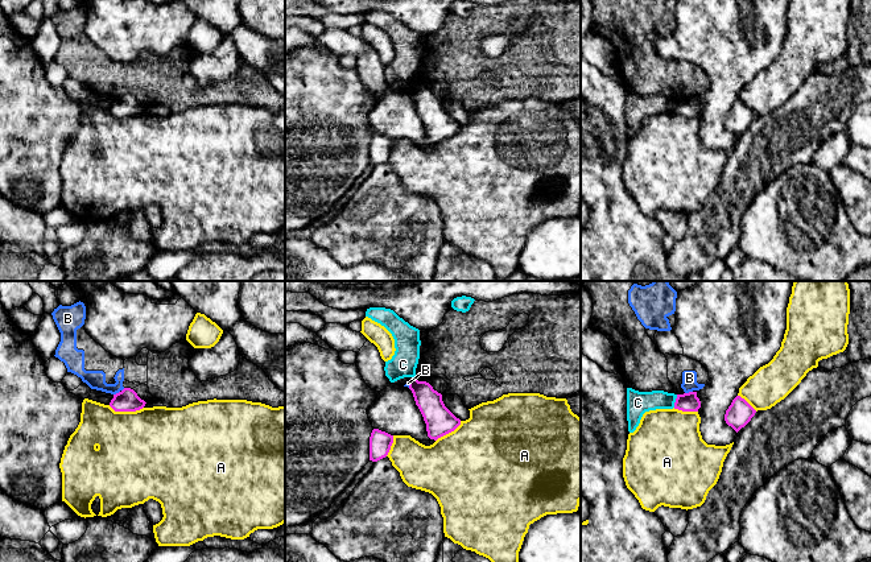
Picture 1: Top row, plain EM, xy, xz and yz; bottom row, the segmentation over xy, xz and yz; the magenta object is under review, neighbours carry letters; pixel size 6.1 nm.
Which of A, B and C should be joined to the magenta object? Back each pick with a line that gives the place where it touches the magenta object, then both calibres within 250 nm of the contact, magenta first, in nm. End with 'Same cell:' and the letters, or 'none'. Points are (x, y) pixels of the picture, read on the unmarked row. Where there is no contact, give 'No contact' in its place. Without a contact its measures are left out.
Same cell: none

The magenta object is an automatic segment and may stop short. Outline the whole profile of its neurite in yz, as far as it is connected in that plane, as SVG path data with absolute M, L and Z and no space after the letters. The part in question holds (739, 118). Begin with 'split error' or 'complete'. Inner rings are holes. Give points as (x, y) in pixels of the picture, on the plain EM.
complete | M736 100L726 115L725 125L738 137L751 125L755 117L756 115L744 103Z

